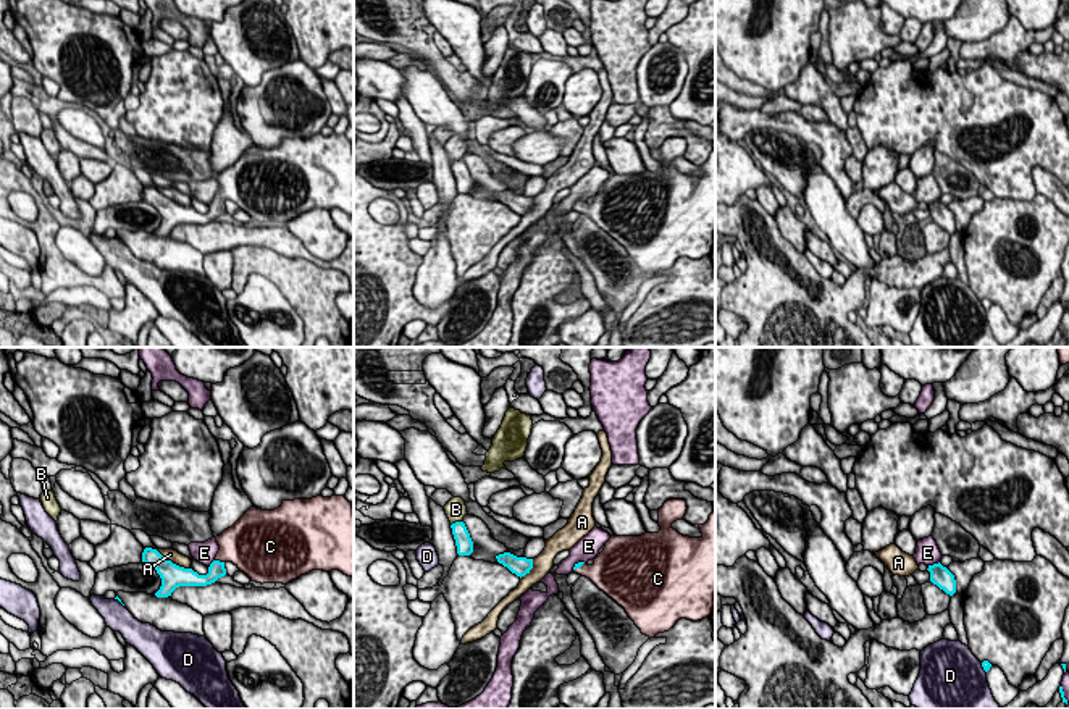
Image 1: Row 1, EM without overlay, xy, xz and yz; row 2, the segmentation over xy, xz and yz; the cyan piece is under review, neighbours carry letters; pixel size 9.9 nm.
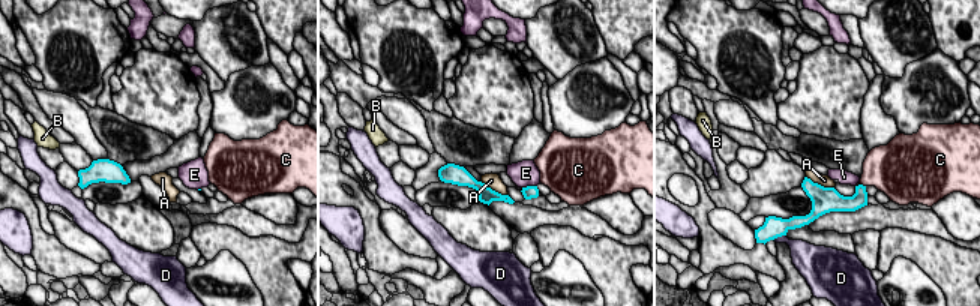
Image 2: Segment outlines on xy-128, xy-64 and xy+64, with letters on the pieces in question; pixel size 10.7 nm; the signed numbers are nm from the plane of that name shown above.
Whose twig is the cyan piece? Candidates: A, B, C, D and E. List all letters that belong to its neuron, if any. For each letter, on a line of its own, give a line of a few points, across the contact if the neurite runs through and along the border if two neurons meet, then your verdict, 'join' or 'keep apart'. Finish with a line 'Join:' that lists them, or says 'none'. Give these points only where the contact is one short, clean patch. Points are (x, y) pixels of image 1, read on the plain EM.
A: keep apart
B: keep apart
C: xy (217, 207), (218, 199), (238, 183) | join
D: keep apart
E: keep apart
Join: C

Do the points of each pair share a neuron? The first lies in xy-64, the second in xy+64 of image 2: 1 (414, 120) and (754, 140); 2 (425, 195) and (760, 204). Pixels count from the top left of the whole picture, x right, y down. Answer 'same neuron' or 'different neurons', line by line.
1: different neurons
2: same neuron

